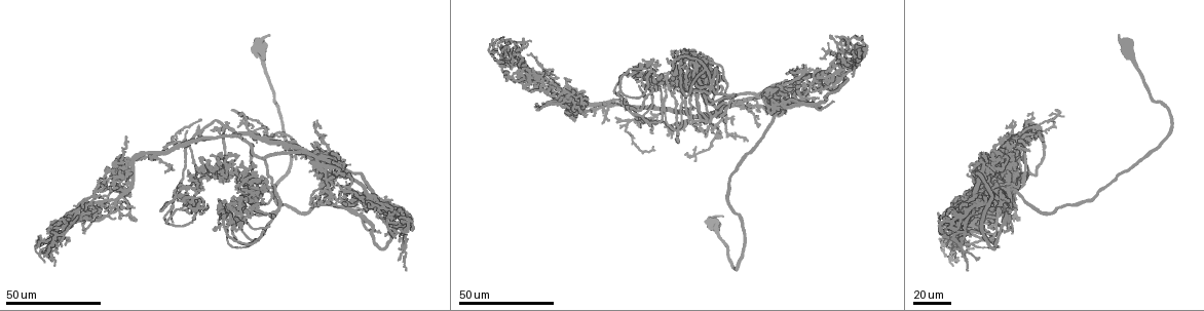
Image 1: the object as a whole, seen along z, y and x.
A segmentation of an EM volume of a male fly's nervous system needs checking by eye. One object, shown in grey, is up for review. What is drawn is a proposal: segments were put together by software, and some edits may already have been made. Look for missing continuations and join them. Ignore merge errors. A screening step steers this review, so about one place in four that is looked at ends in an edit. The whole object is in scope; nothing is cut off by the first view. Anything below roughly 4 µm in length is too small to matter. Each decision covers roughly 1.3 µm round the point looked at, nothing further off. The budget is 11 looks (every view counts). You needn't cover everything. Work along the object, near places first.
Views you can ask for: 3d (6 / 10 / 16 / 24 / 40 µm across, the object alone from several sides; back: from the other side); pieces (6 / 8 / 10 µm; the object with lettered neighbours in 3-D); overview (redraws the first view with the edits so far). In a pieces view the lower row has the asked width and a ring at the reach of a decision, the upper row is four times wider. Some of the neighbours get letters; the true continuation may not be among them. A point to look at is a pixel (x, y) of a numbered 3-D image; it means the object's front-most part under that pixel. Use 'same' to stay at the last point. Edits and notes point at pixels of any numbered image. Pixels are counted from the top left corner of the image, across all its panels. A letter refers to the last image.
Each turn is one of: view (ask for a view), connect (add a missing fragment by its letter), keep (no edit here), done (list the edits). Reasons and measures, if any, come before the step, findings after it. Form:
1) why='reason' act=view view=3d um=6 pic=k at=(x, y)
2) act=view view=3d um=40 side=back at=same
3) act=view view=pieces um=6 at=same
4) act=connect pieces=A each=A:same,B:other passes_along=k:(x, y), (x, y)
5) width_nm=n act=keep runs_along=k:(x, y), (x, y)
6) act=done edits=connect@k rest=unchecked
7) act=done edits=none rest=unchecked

act=view view=3d um=40 pic=1 at=(659, 70)

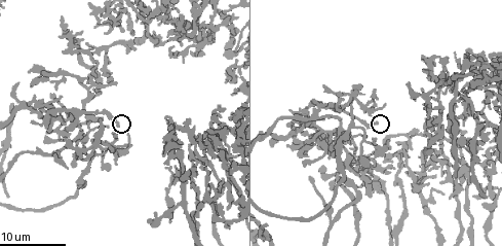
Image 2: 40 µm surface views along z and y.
act=view view=pieces um=10 pic=2 at=(377, 123)

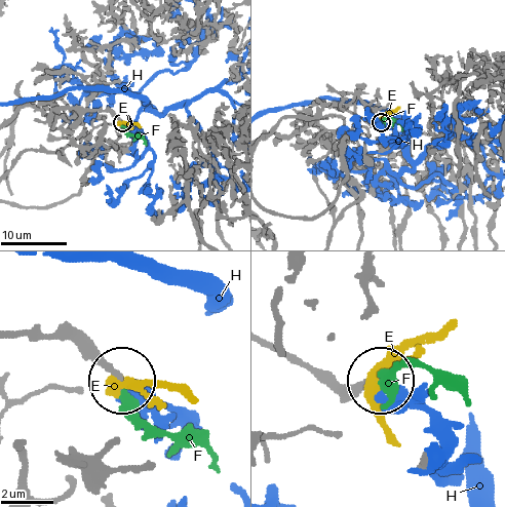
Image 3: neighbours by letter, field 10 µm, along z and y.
act=connect pieces=F each=E:other,F:same,H:other passes_along=3:(52, 333), (77, 339), (144, 419), (196, 438), (214, 469) found='the cell continues'

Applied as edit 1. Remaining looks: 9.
act=view view=overview

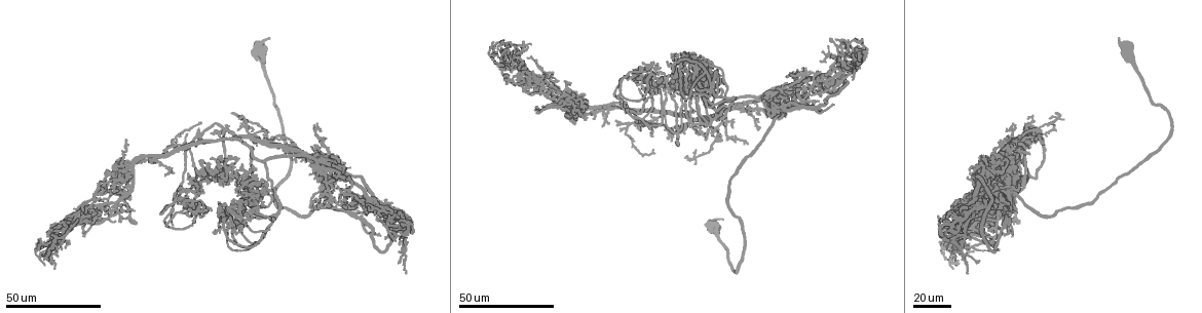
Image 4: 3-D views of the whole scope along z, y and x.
why='branch stops here' act=view view=3d um=24 pic=4 at=(625, 102)

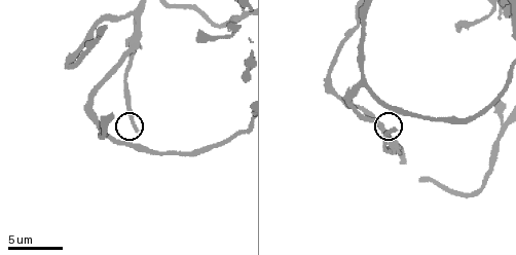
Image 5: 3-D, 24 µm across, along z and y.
act=view view=pieces um=6 pic=5 at=(138, 130)

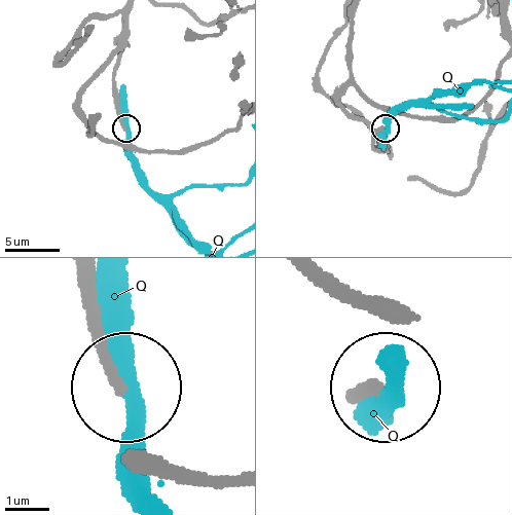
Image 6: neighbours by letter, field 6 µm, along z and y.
act=keep each=Q:other runs_along=6:(85, 282), (101, 359), (126, 389) found='none of them fits'

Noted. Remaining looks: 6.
why='an open end' act=view view=3d um=16 pic=2 at=(99, 119)

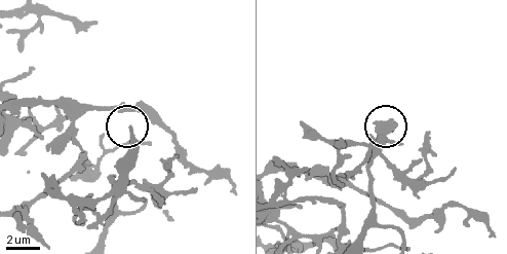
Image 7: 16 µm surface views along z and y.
why='what lies round it' act=view view=pieces um=8 pic=7 at=(133, 128)

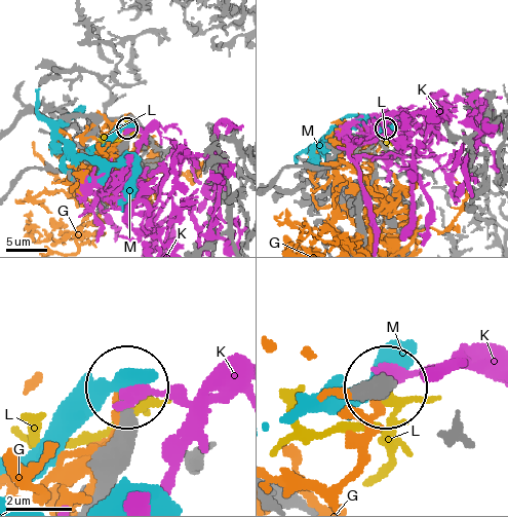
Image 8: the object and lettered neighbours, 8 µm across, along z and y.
act=keep each=G:other,K:other,L:other,M:other found='none of them fits'

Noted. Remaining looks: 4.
act=view view=3d um=40 pic=4 at=(992, 177)

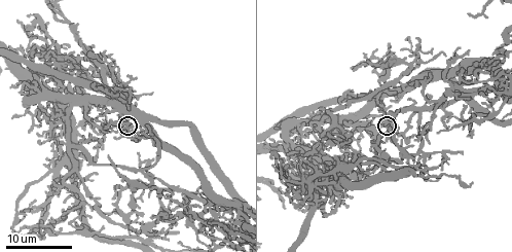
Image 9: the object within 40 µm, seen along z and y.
why='see the neighbours' act=view view=pieces um=8 pic=9 at=(386, 127)

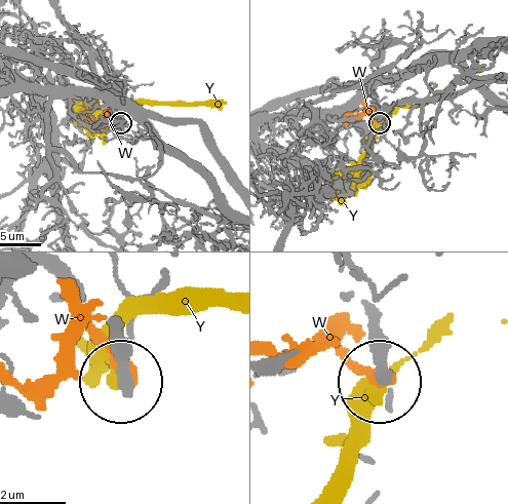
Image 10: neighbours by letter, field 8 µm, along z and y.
width_nm=330 act=keep each=W:other,Y:other runs_along=10:(109, 322), (117, 383) found='no lettered fragment goes on from it'

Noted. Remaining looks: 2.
why='tapers out' act=view view=3d um=16 pic=9 at=(297, 174)

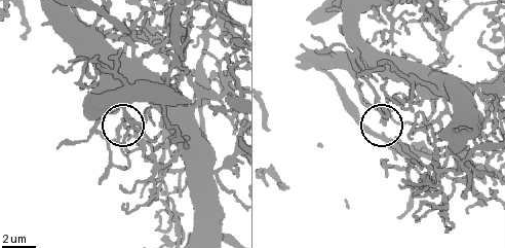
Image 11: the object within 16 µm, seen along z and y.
why='what lies round it' act=view view=pieces um=8 pic=11 at=(383, 122)

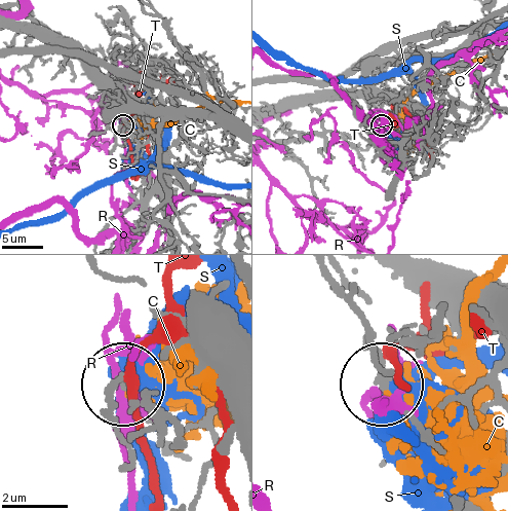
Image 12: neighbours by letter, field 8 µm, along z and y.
width_nm=190 act=keep each=C:other,R:other,S:other,T:other found='none of them fits'

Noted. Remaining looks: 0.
act=done edits=connect@3 rest=unchecked

